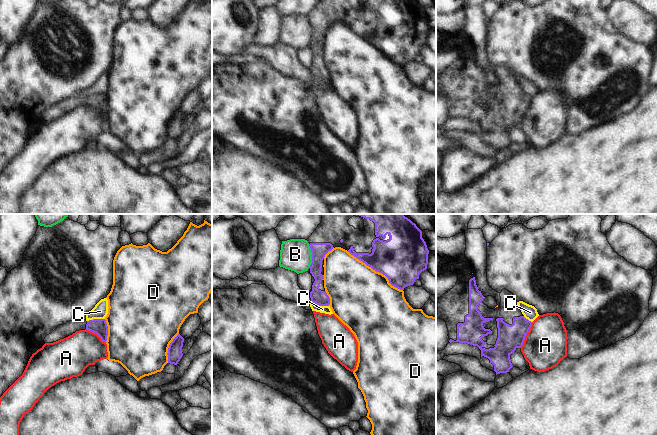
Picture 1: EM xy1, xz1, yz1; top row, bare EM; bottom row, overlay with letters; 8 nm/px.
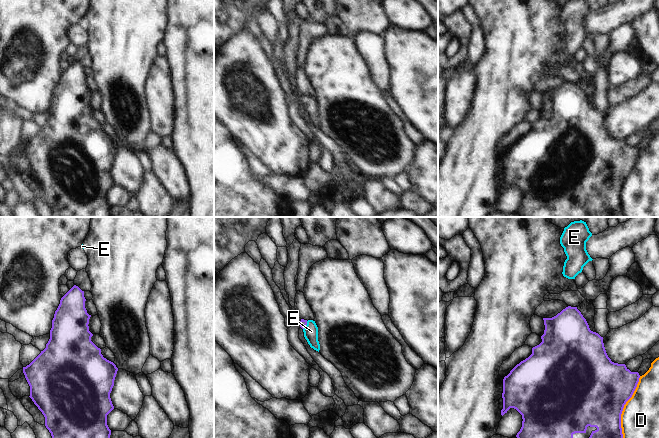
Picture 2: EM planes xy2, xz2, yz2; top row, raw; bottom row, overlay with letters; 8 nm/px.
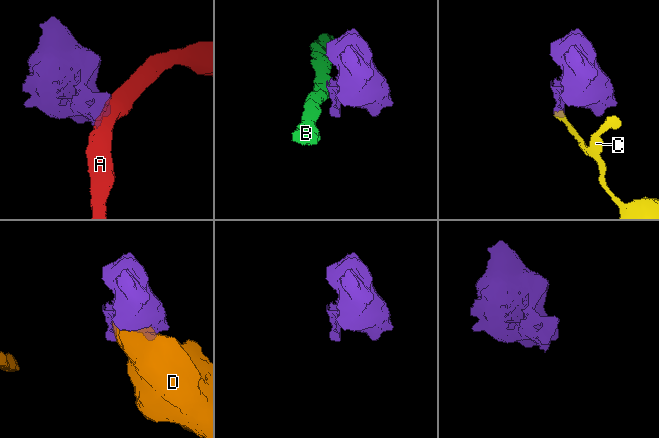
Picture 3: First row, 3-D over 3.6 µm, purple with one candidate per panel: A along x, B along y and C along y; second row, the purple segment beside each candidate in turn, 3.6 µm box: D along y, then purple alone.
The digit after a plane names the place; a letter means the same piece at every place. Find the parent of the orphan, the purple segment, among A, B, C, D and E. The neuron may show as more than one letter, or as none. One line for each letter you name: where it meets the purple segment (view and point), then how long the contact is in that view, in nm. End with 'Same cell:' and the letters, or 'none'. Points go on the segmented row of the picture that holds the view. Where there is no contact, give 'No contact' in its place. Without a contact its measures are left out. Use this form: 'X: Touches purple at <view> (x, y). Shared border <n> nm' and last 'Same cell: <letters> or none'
E: Touches purple at xz2 (306, 324). Shared border 80 nm
Same cell: E

